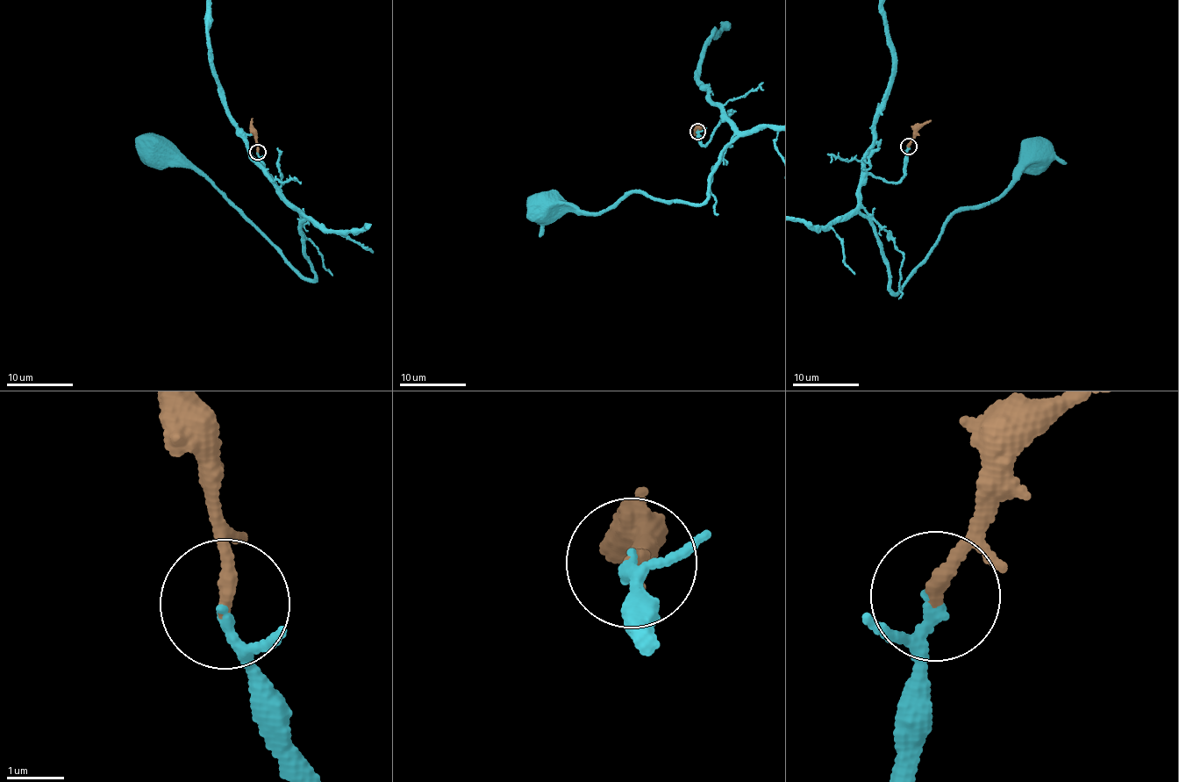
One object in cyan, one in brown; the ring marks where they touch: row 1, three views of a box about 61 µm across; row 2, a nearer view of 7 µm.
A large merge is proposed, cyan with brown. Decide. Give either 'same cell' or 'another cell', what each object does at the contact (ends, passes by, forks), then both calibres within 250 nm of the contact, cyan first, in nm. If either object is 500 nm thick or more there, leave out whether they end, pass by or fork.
same cell; cyan passes by; brown ends there; 140 nm thick on the cyan side, 240 nm on the other

